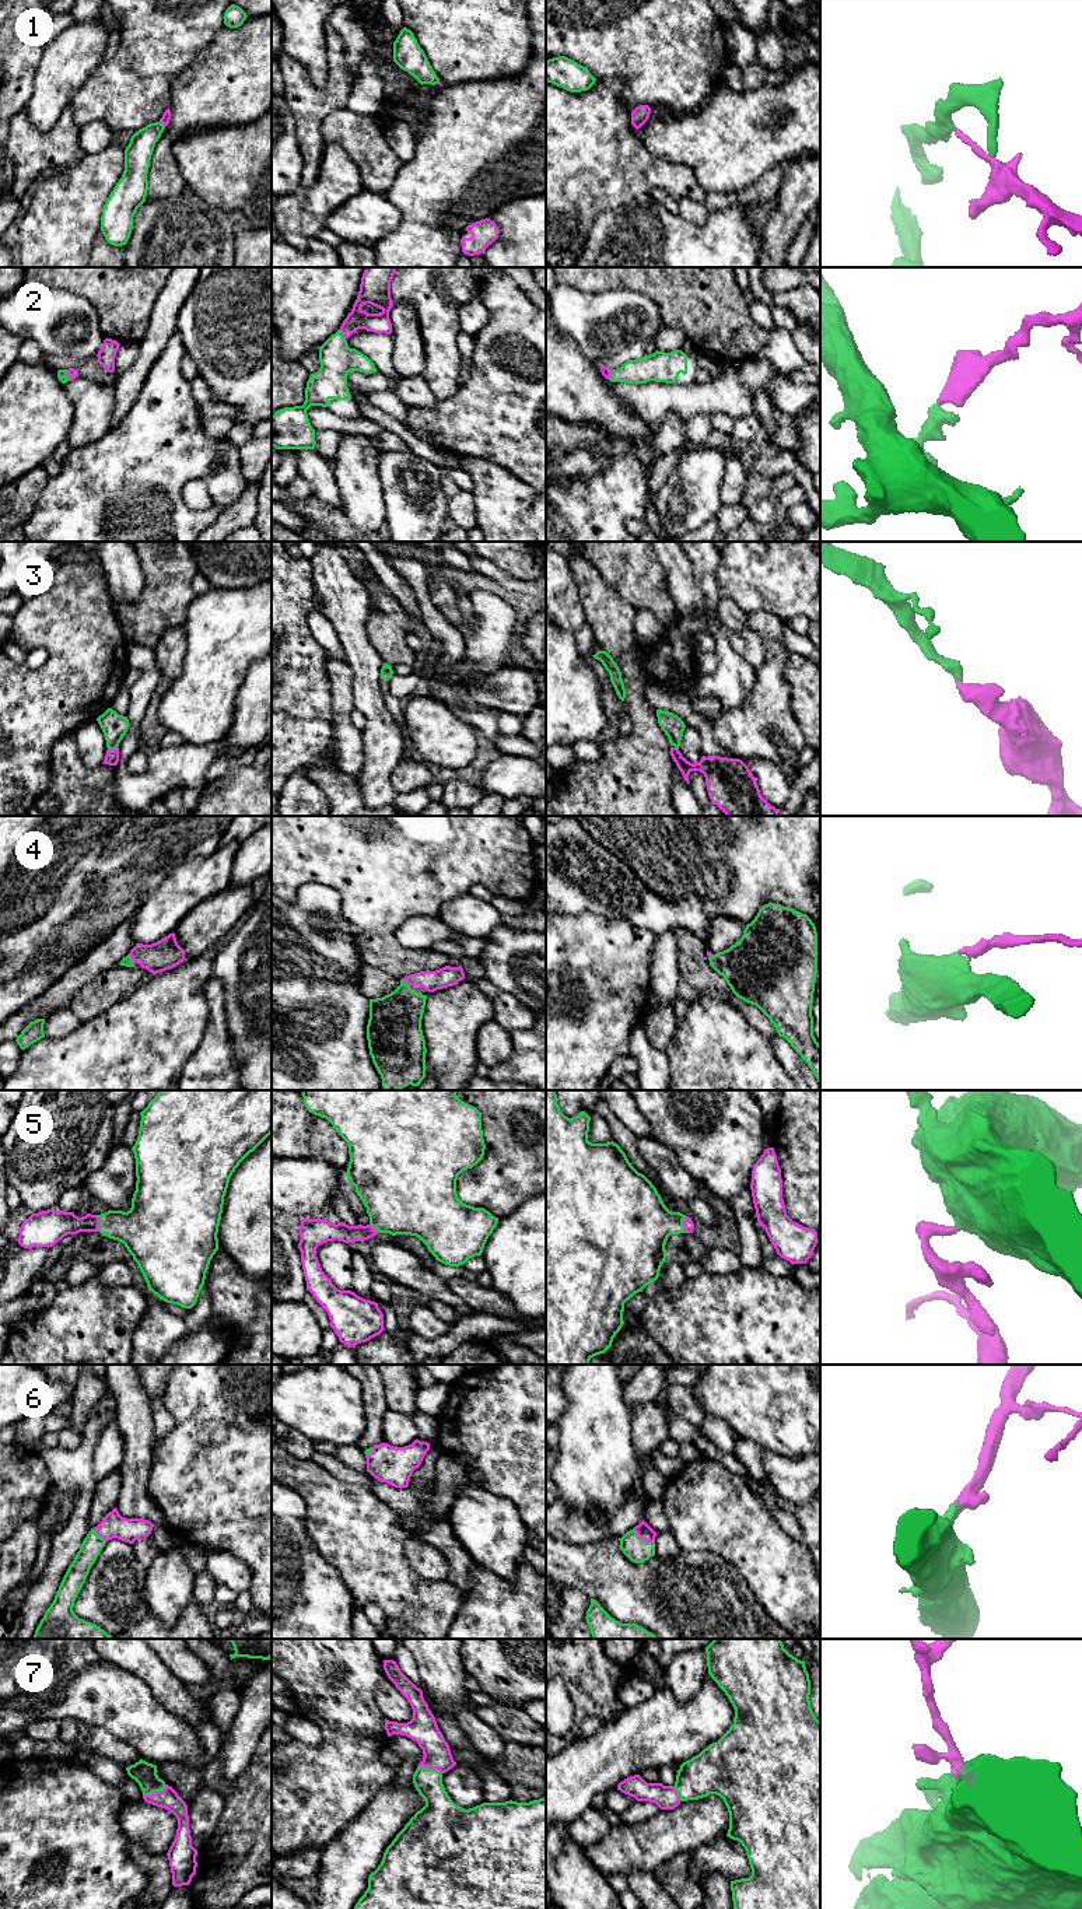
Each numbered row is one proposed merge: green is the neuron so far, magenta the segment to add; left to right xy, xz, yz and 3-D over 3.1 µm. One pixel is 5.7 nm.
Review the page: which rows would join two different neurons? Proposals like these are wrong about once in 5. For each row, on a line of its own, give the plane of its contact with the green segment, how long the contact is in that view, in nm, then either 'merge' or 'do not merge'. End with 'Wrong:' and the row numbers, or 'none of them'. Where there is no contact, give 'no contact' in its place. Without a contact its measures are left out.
1: meets green in xy; contact 50 nm long; do not merge
2: meets green in yz; contact 70 nm long; merge
3: meets green in xy; contact 60 nm long; merge
4: meets green in xy; contact 70 nm long; merge
5: meets green in xy; contact 100 nm long; merge
6: meets green in yz; contact 150 nm long; merge
7: meets green in xy; contact 150 nm long; merge
Wrong: 1

